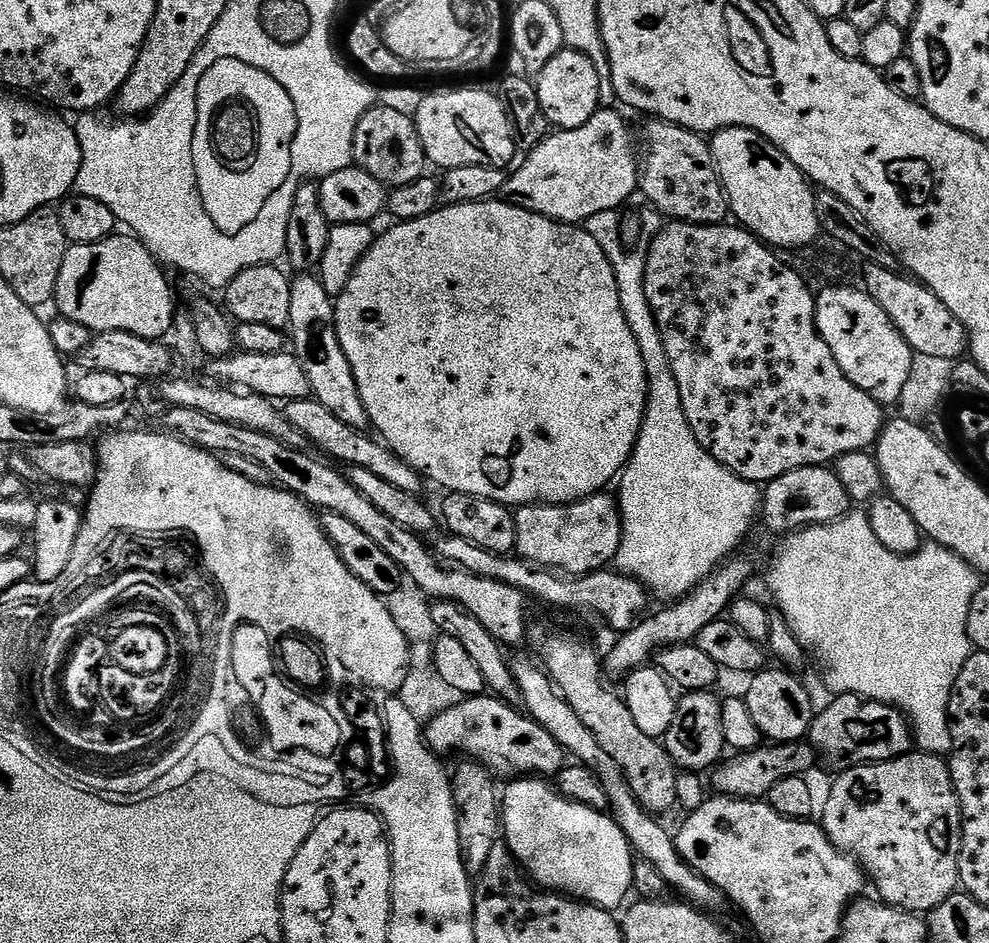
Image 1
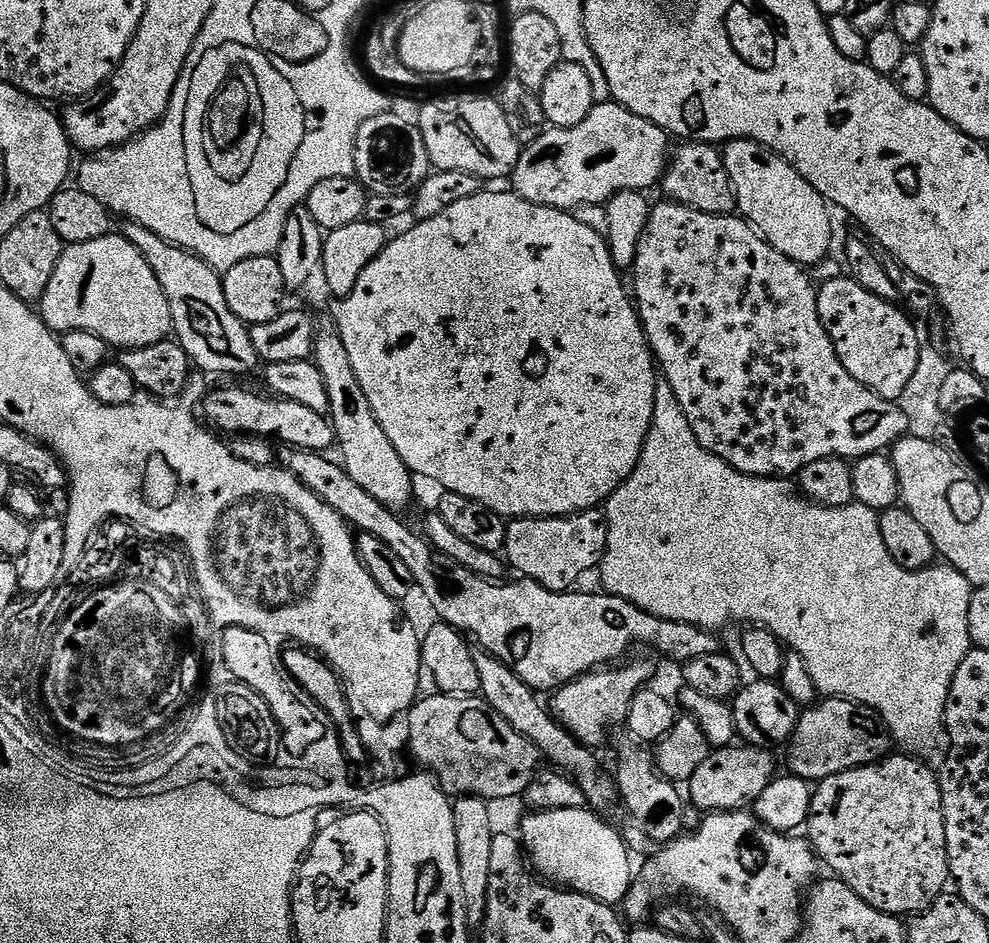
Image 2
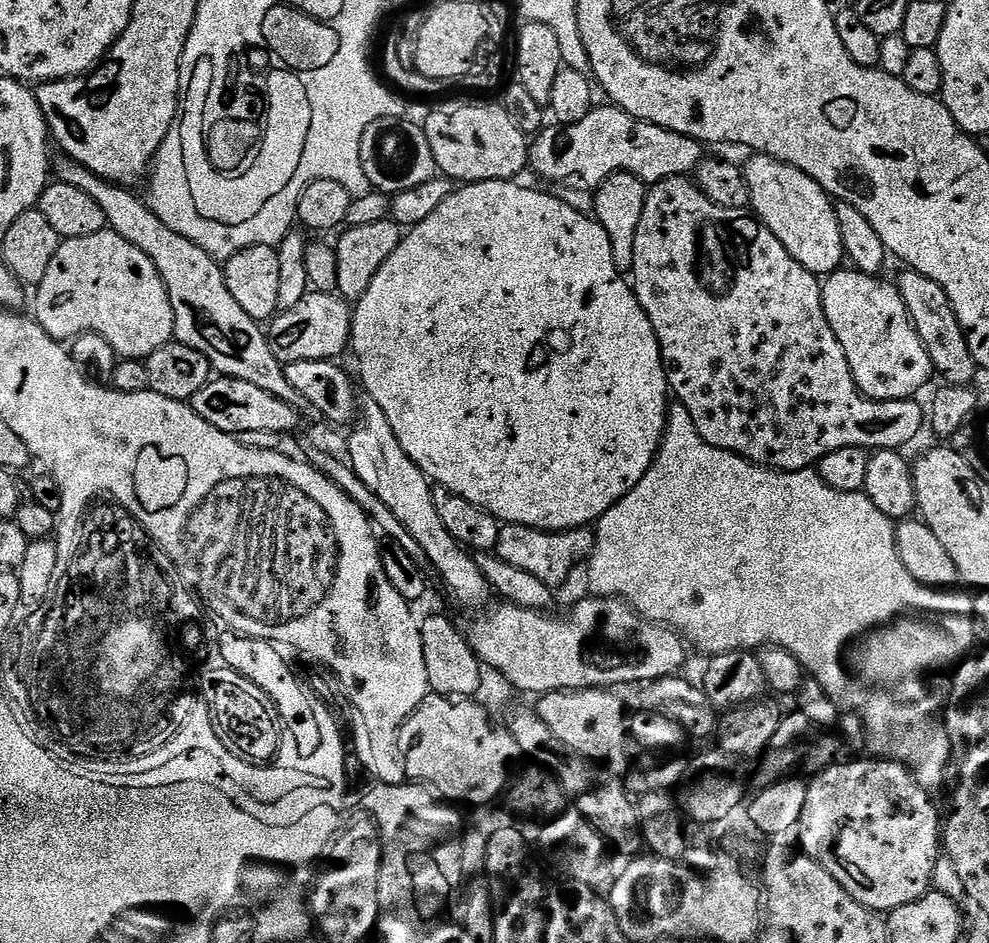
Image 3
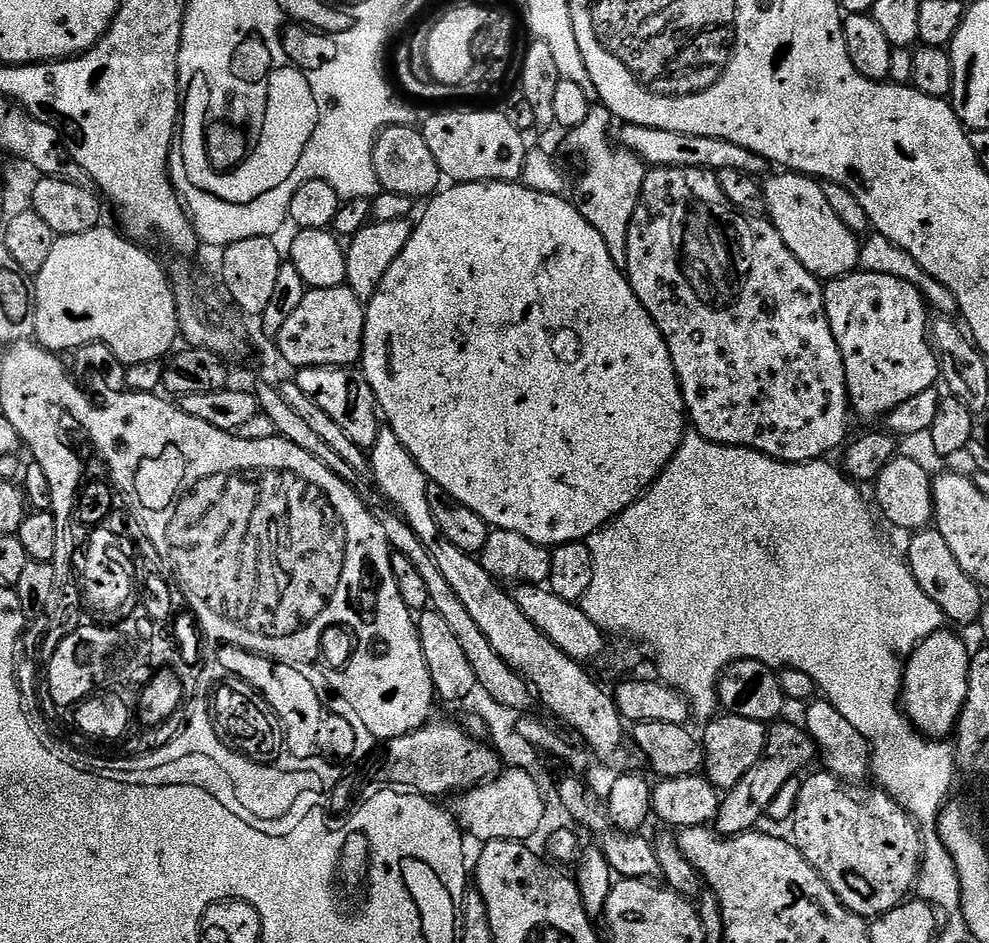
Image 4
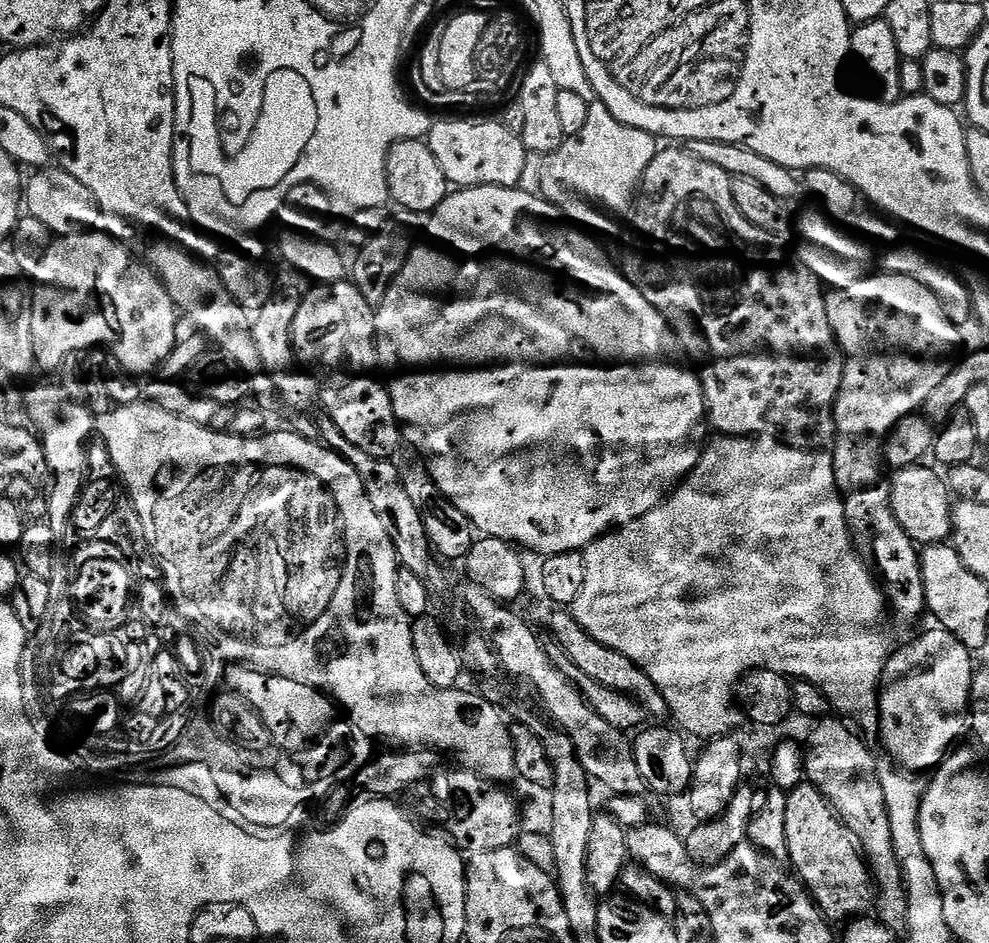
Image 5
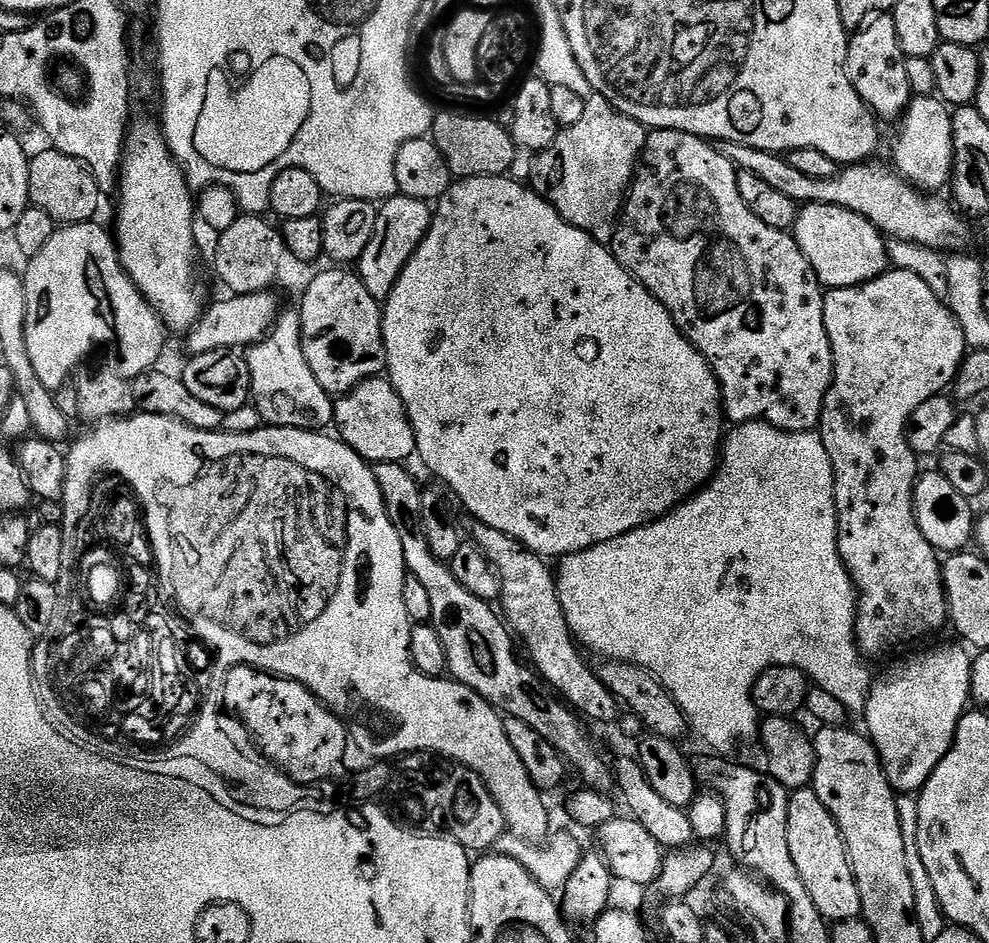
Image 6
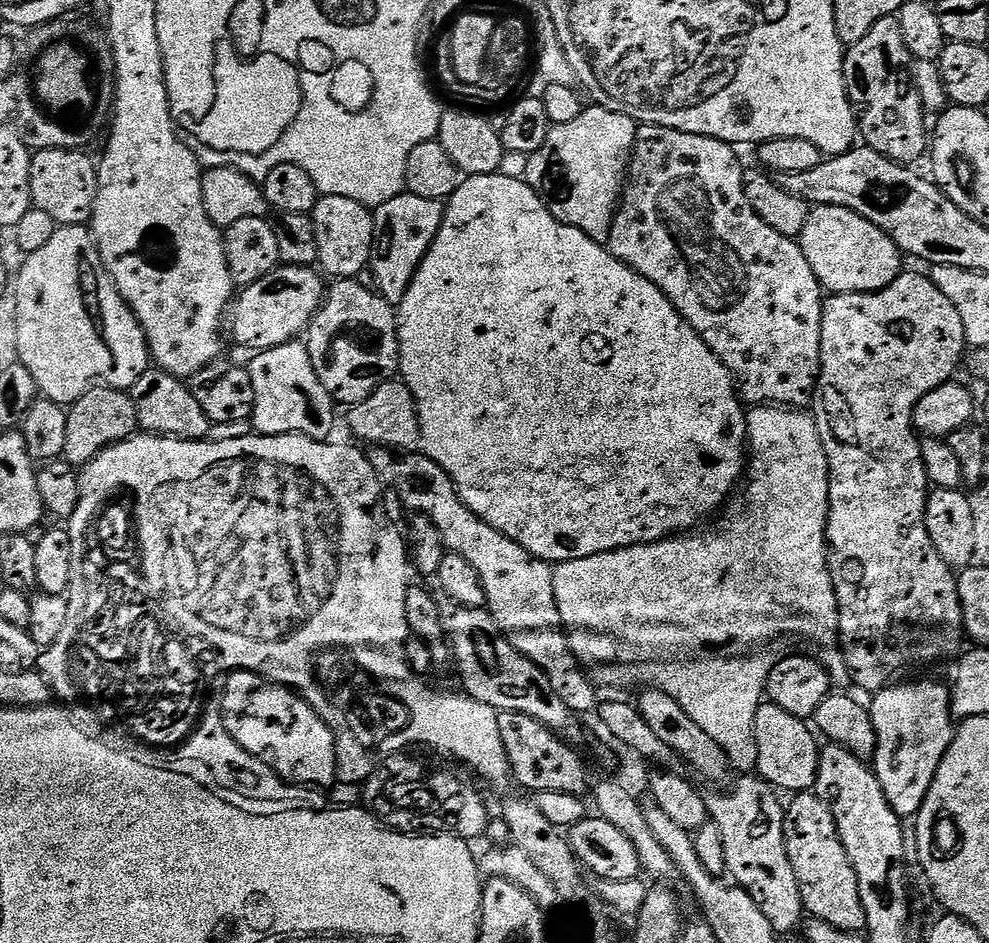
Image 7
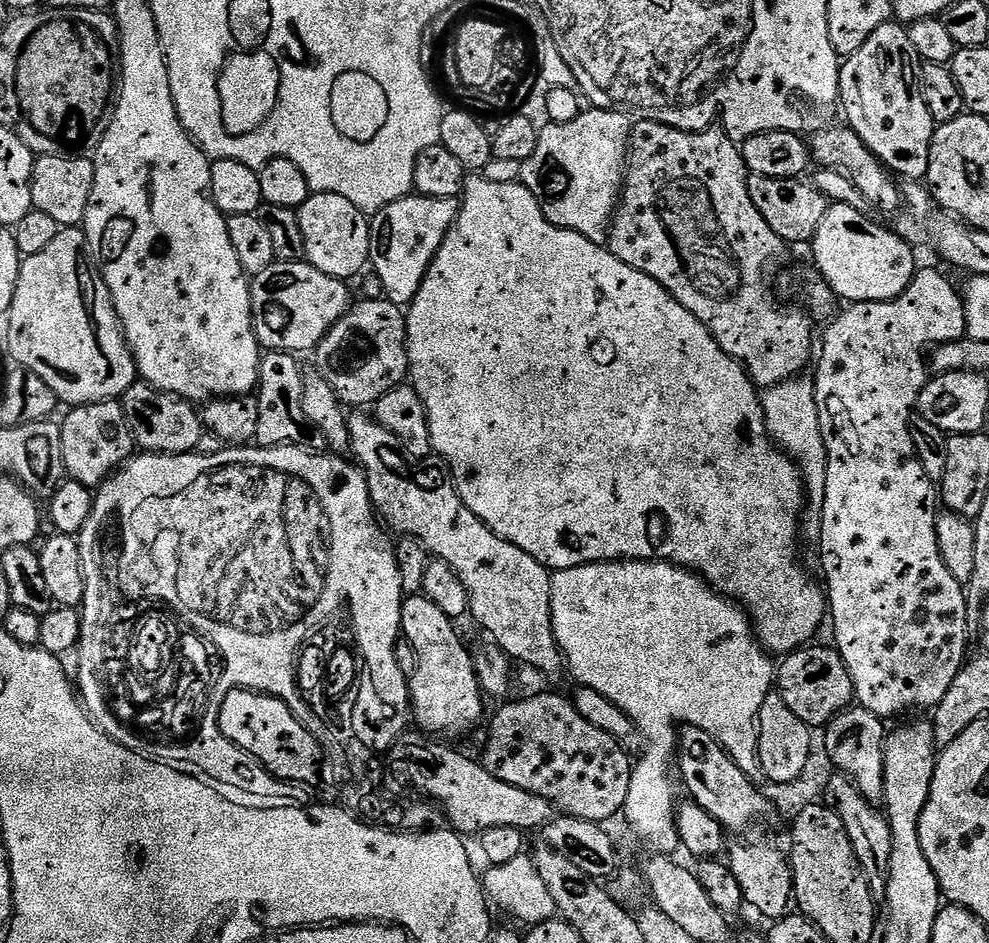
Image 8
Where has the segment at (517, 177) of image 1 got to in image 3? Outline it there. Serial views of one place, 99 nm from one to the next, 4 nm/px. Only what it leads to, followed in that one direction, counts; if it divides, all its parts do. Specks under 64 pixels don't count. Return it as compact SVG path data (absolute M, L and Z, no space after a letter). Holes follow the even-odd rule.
M609 106L607 108L593 108L586 114L586 118L582 118L582 122L574 122L567 126L545 127L531 141L528 150L528 168L531 171L536 171L542 179L549 180L553 186L571 182L579 184L581 188L595 190L615 172L634 174L634 178L643 180L649 186L662 182L666 178L688 176L695 173L705 158L706 148L699 140L683 136L669 128L639 120L628 112L622 111L621 108Z

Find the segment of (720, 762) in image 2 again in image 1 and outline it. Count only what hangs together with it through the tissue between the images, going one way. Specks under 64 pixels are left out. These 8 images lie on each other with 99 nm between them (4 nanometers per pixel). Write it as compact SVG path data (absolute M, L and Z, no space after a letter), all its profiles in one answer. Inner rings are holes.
M804 740L785 744L773 743L771 746L761 746L749 752L729 755L717 764L711 773L712 784L721 796L735 796L737 800L764 800L768 792L774 790L778 782L782 782L782 778L804 776L812 767L817 767L817 764L815 750Z

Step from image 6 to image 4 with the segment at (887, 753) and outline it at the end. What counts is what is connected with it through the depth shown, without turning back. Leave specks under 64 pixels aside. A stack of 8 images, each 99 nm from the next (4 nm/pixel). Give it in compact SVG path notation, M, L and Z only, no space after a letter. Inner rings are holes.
M949 630L935 632L917 646L908 663L904 666L902 685L902 707L905 716L911 720L919 732L929 738L948 738L955 733L956 724L966 702L968 689L968 661L970 648L967 648Z

